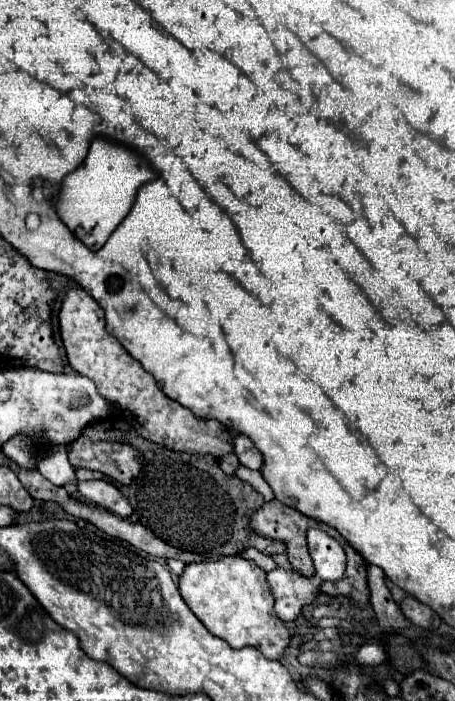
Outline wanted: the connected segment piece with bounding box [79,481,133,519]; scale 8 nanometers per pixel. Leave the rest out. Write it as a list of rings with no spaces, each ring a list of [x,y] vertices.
[[[85,481],[79,483],[79,493],[83,497],[87,497],[91,503],[113,511],[115,515],[127,519],[133,513],[131,503],[127,501],[127,497],[123,497],[123,493],[107,481]]]

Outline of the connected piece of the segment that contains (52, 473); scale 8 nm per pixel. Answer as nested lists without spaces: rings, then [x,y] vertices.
[[[65,445],[47,447],[47,451],[43,453],[43,457],[37,463],[37,469],[53,485],[65,485],[67,481],[77,481],[75,479],[75,469],[71,467],[71,463],[67,459]]]

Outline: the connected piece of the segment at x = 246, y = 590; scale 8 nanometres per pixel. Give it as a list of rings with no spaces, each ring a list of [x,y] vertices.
[[[241,555],[205,559],[183,569],[179,591],[189,609],[215,637],[227,641],[233,649],[251,645],[267,659],[279,659],[289,645],[289,631],[273,611],[273,595],[265,577],[267,573],[261,567]]]

